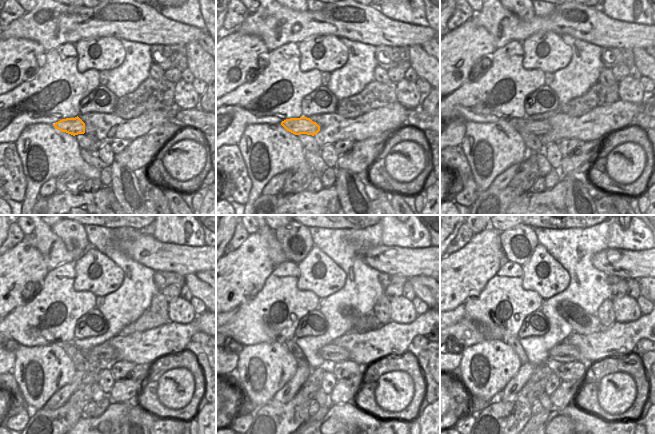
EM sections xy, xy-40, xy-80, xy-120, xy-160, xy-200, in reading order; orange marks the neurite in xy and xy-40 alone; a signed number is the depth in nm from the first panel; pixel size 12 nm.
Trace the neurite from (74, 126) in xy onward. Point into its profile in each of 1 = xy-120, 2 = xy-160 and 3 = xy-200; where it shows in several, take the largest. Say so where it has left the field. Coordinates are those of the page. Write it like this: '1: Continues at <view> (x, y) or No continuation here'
1: Continues at xy-120 (102, 356)
2: Continues at xy-160 (331, 352)
3: Continues at xy-200 (564, 353).

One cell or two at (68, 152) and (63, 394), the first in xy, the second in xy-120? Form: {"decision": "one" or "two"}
{"decision": "two"}

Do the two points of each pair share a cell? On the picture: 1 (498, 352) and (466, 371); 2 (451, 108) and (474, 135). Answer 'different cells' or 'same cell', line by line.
1: same cell
2: different cells

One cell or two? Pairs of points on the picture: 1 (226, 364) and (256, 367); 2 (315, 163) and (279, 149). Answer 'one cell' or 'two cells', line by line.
1: two cells
2: two cells

